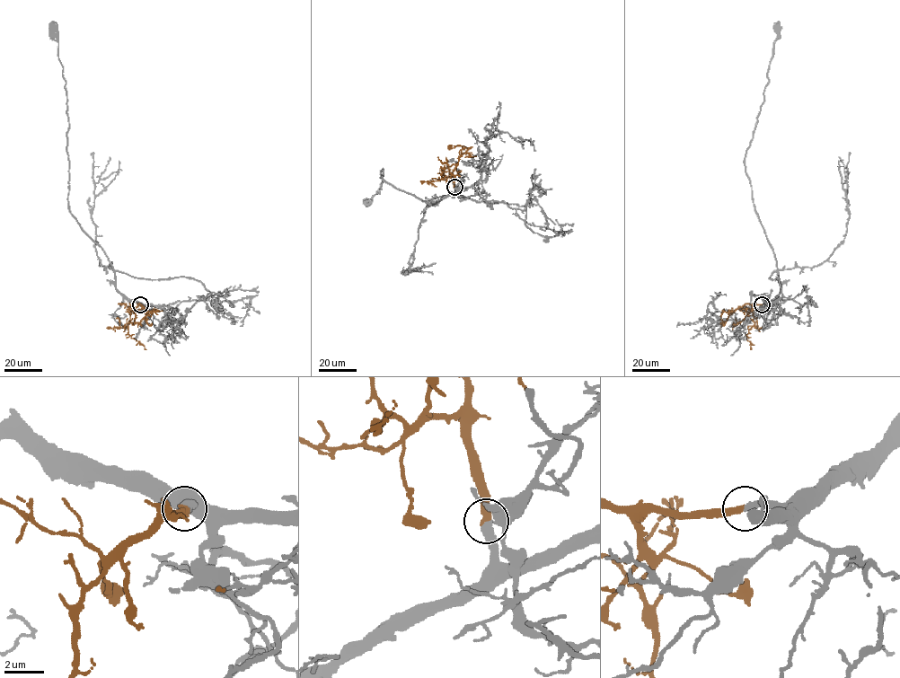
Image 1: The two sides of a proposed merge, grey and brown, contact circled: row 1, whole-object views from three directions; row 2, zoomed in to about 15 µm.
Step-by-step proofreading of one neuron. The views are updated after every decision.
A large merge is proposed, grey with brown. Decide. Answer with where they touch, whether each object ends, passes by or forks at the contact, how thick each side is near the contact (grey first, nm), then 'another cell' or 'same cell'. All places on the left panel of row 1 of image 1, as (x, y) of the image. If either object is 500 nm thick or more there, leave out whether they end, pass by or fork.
place (140, 304); grey ends; brown ends; calibres 340 and 340 nm; same cell

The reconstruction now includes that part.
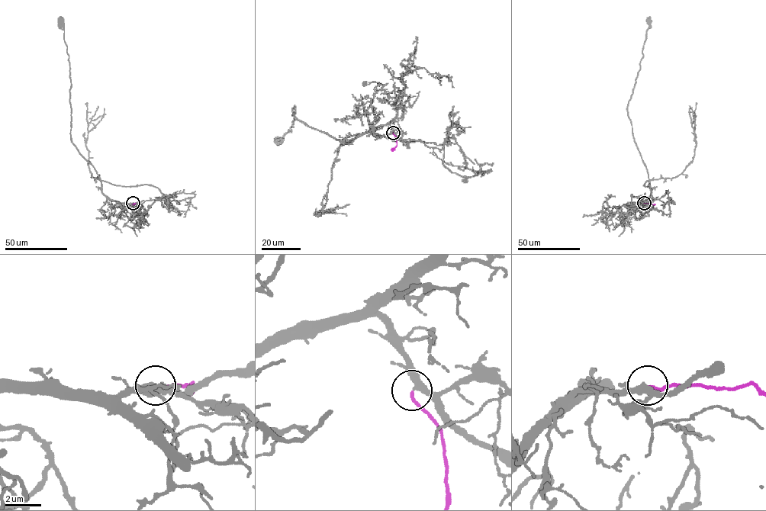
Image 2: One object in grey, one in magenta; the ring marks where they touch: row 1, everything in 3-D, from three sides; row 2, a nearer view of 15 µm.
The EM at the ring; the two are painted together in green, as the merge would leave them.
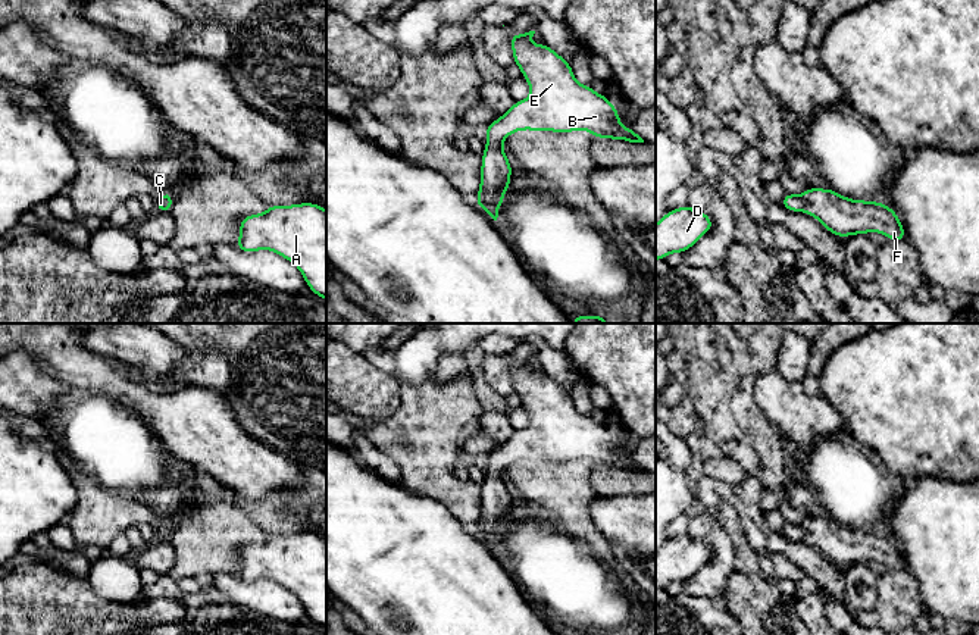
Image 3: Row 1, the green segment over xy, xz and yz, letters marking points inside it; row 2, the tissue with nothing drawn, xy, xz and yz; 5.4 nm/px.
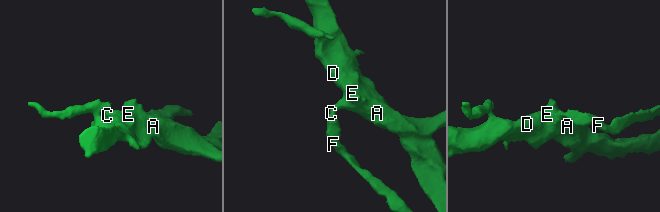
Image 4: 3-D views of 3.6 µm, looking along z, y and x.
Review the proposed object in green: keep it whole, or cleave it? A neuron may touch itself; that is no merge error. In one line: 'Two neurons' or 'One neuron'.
One neuron

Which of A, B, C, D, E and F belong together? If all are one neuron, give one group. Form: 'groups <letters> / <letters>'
groups A B C D E F

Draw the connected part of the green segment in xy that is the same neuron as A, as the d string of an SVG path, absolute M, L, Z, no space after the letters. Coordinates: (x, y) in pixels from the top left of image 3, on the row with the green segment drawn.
M316 203L268 206L265 213L247 215L240 222L237 248L244 253L270 250L301 272L315 295L326 300L326 210Z

